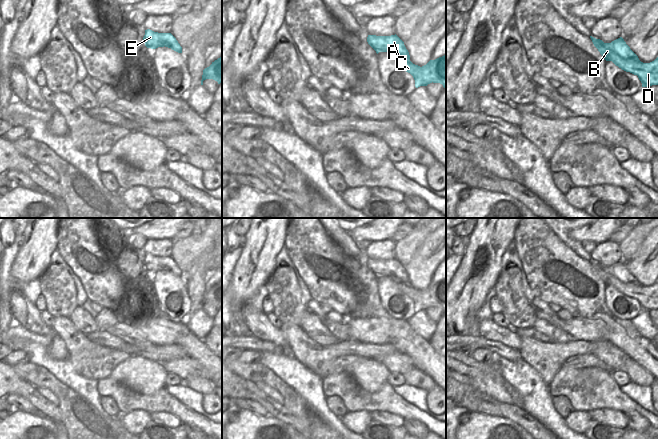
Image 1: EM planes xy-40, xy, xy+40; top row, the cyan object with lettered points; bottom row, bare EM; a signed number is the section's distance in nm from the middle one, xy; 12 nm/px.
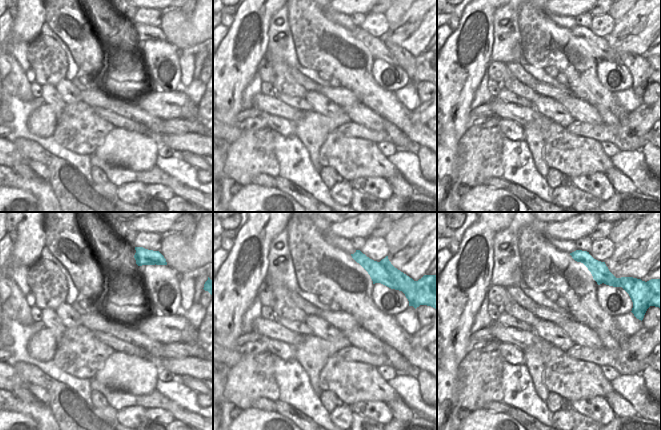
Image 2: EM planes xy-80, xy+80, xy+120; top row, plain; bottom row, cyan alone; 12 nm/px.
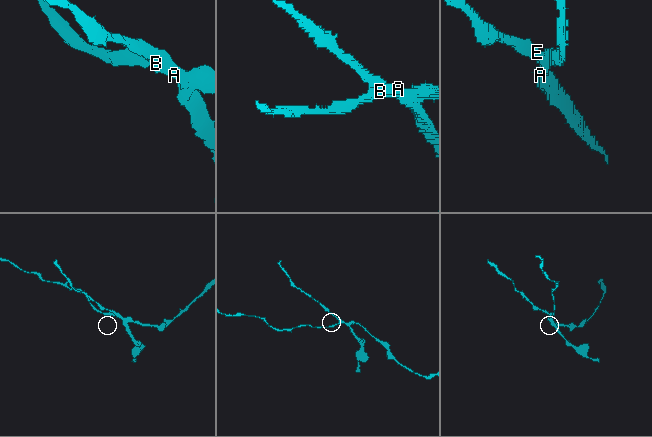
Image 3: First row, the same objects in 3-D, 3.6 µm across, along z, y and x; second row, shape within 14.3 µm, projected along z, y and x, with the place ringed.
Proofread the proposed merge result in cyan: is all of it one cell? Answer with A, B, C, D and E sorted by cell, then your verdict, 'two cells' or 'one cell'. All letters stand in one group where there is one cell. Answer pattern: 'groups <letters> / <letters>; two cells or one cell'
groups A B D / C E; two cells

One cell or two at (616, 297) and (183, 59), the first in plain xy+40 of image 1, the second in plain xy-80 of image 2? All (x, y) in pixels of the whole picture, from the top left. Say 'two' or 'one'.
two

